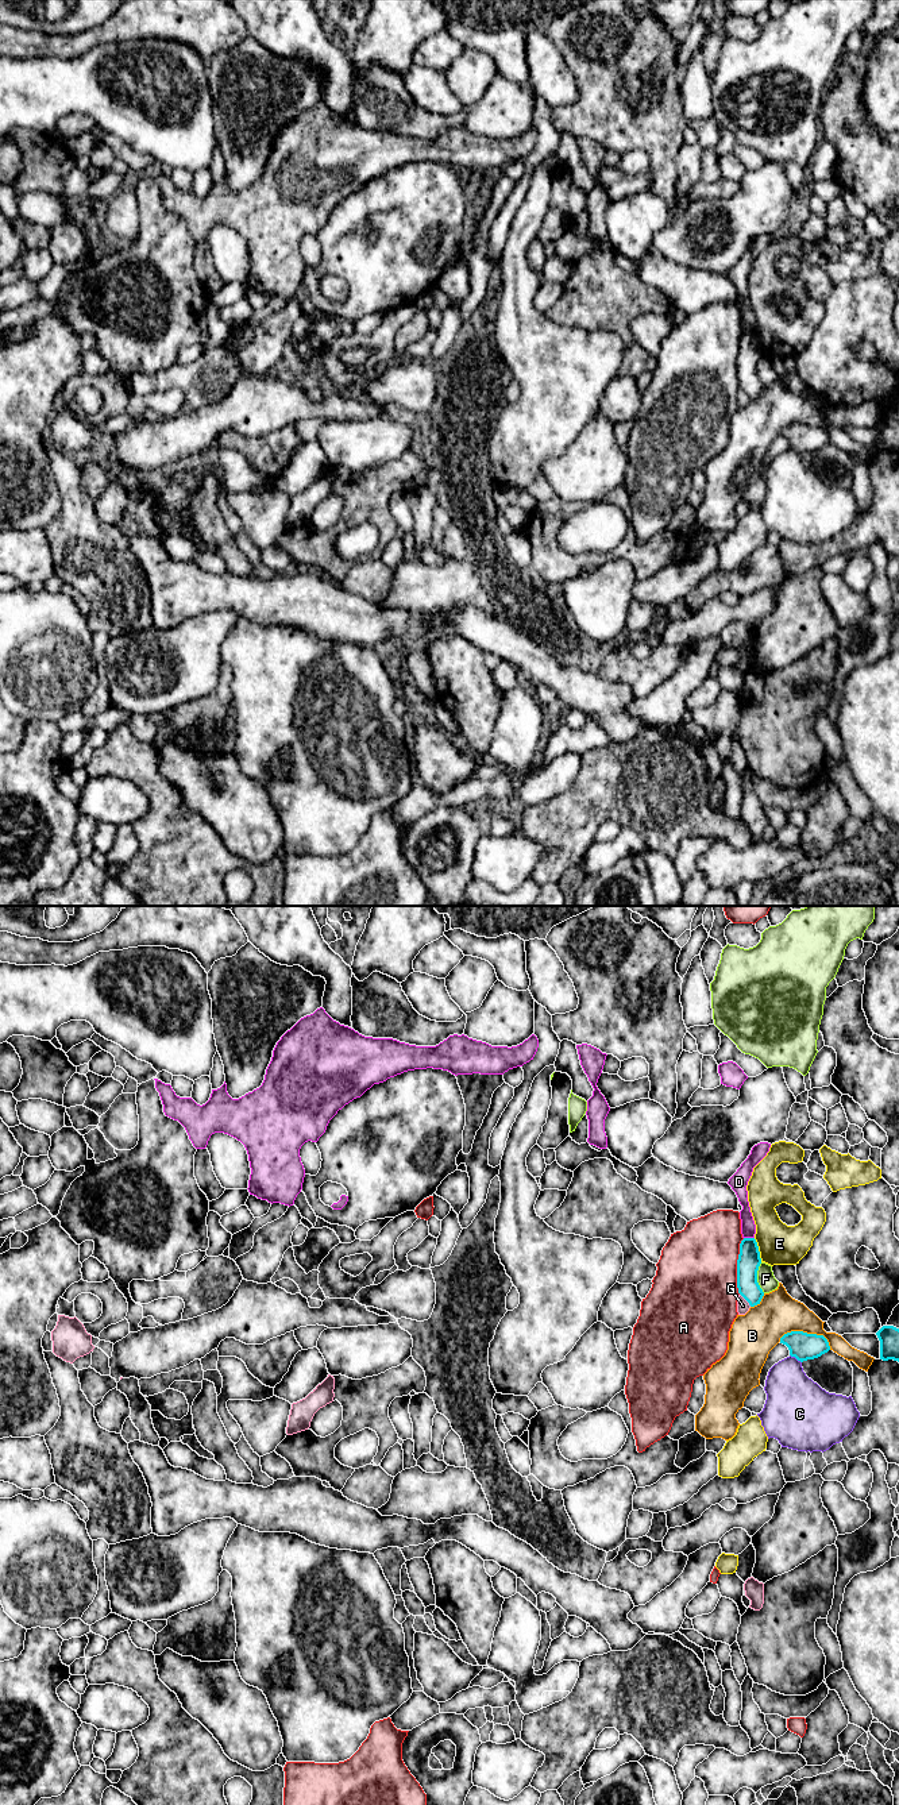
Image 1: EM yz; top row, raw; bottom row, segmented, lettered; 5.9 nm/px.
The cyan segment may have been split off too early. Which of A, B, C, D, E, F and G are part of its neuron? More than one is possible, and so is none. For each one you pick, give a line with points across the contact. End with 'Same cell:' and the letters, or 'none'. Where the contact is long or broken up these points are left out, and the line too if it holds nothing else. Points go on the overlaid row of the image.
Same cell: none

